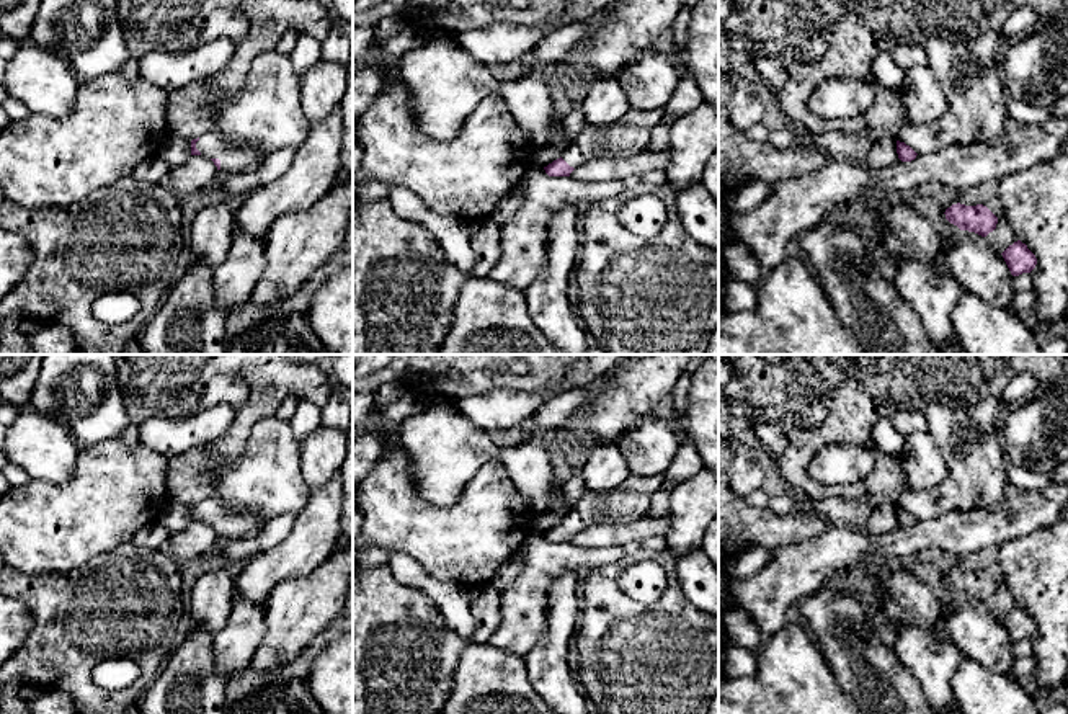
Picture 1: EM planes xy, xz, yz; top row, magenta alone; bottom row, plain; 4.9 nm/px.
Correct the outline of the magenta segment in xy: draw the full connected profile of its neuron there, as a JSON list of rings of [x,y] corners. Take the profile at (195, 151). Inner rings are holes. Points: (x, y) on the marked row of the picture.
[[[217,127],[191,141],[191,155],[201,154],[214,162],[220,175],[256,172],[268,157],[258,147],[229,145],[225,137]]]

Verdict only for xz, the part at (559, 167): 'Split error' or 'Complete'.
Split error

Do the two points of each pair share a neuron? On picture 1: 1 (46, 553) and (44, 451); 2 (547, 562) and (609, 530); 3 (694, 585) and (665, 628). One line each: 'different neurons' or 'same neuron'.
1: different neurons
2: different neurons
3: different neurons

